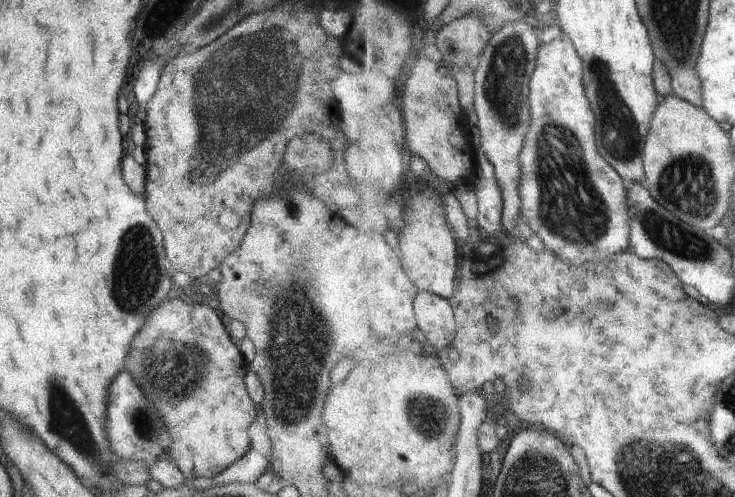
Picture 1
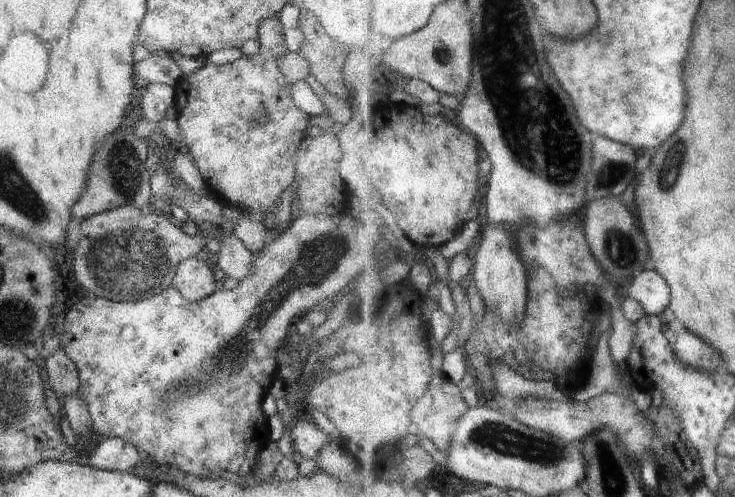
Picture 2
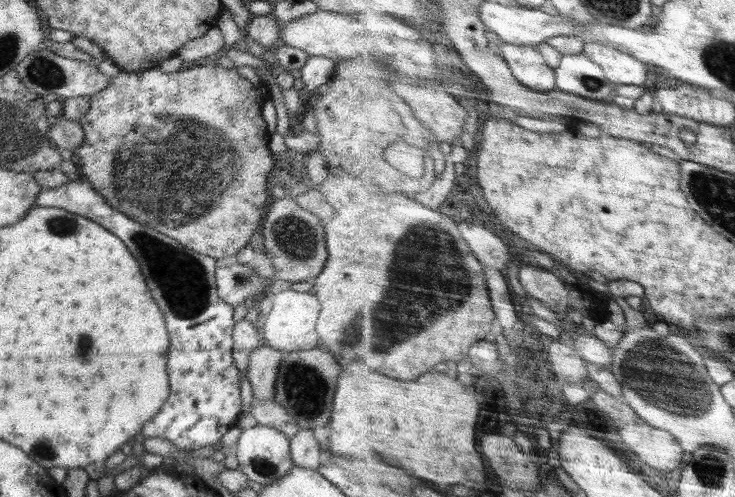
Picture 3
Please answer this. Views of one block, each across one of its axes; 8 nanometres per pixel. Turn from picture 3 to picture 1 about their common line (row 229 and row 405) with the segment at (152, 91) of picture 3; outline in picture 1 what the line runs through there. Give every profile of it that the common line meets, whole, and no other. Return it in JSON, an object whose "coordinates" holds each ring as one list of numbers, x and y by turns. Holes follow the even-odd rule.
{"coordinates":[[181,299,164,300,144,320,124,364,132,378,136,378,140,390,144,390,144,396,156,406,164,426,168,426,173,439,169,457,176,462,185,481,212,479,250,450,248,428,254,424,260,409,252,402,244,384,248,364,238,342,229,335,214,309,196,300,189,304]]}

